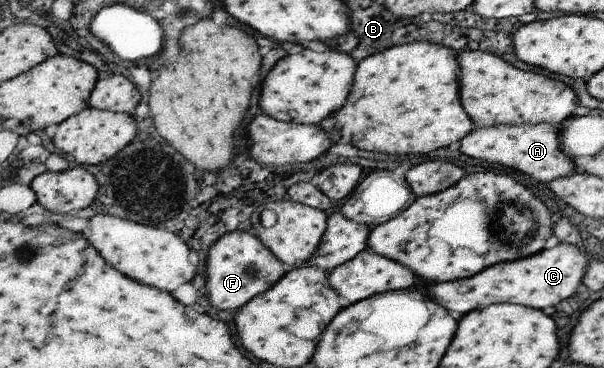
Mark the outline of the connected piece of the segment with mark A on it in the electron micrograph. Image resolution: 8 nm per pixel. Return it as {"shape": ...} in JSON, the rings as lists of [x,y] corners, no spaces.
{"shape":[[[551,123],[479,127],[471,134],[465,135],[465,140],[459,142],[459,150],[471,158],[503,164],[539,182],[548,183],[556,178],[578,172],[574,162],[560,149],[559,138],[557,126]]]}

